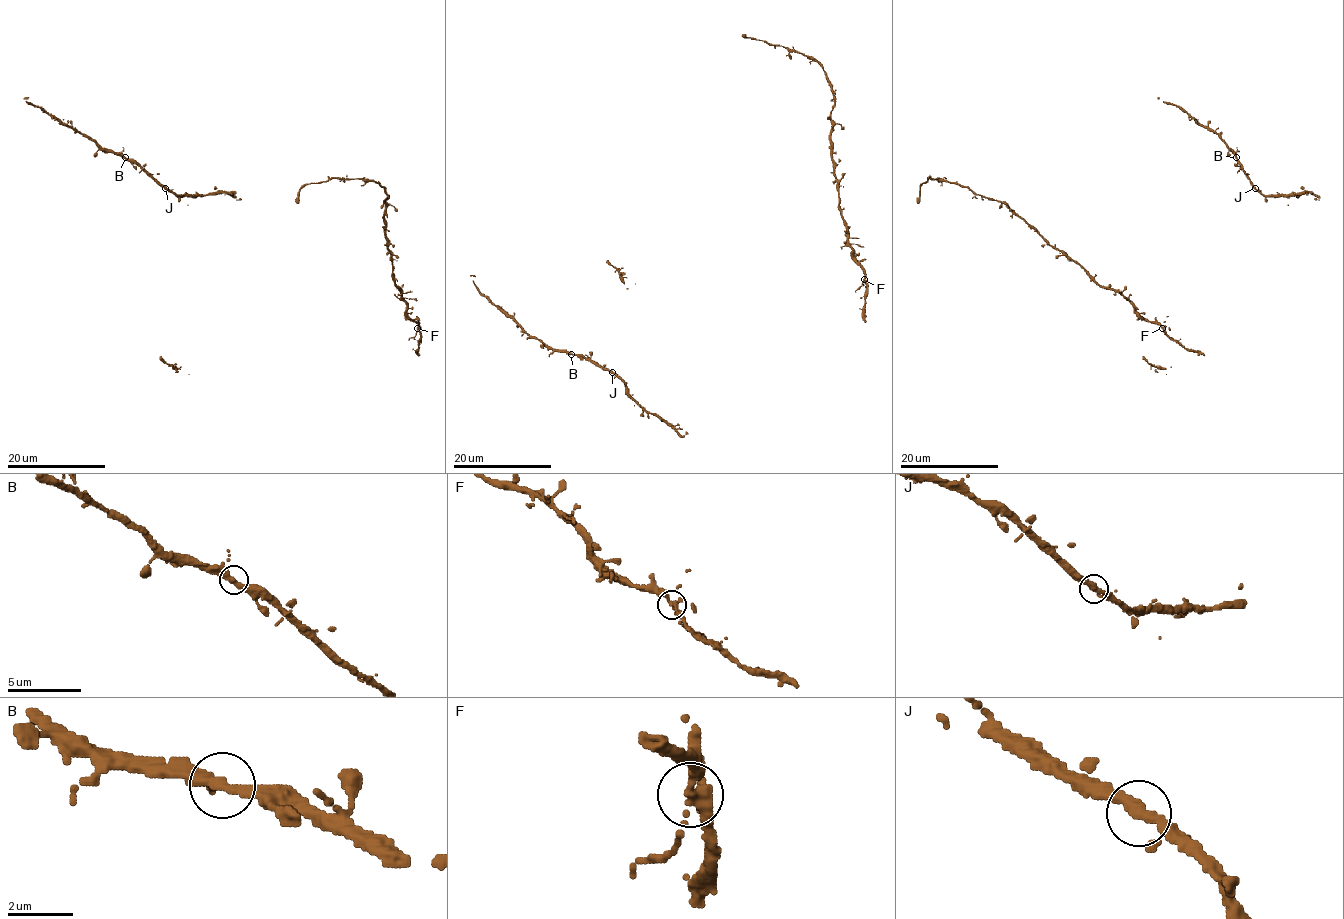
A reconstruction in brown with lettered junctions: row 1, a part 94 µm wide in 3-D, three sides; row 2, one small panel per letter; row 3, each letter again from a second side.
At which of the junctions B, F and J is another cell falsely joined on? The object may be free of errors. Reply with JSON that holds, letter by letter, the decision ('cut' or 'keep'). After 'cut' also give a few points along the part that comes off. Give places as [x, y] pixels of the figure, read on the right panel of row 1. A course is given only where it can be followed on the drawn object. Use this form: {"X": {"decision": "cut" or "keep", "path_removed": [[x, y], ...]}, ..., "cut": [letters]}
{"B": {"decision": "keep"}, "F": {"decision": "keep"}, "J": {"decision": "keep"}, "cut": []}

